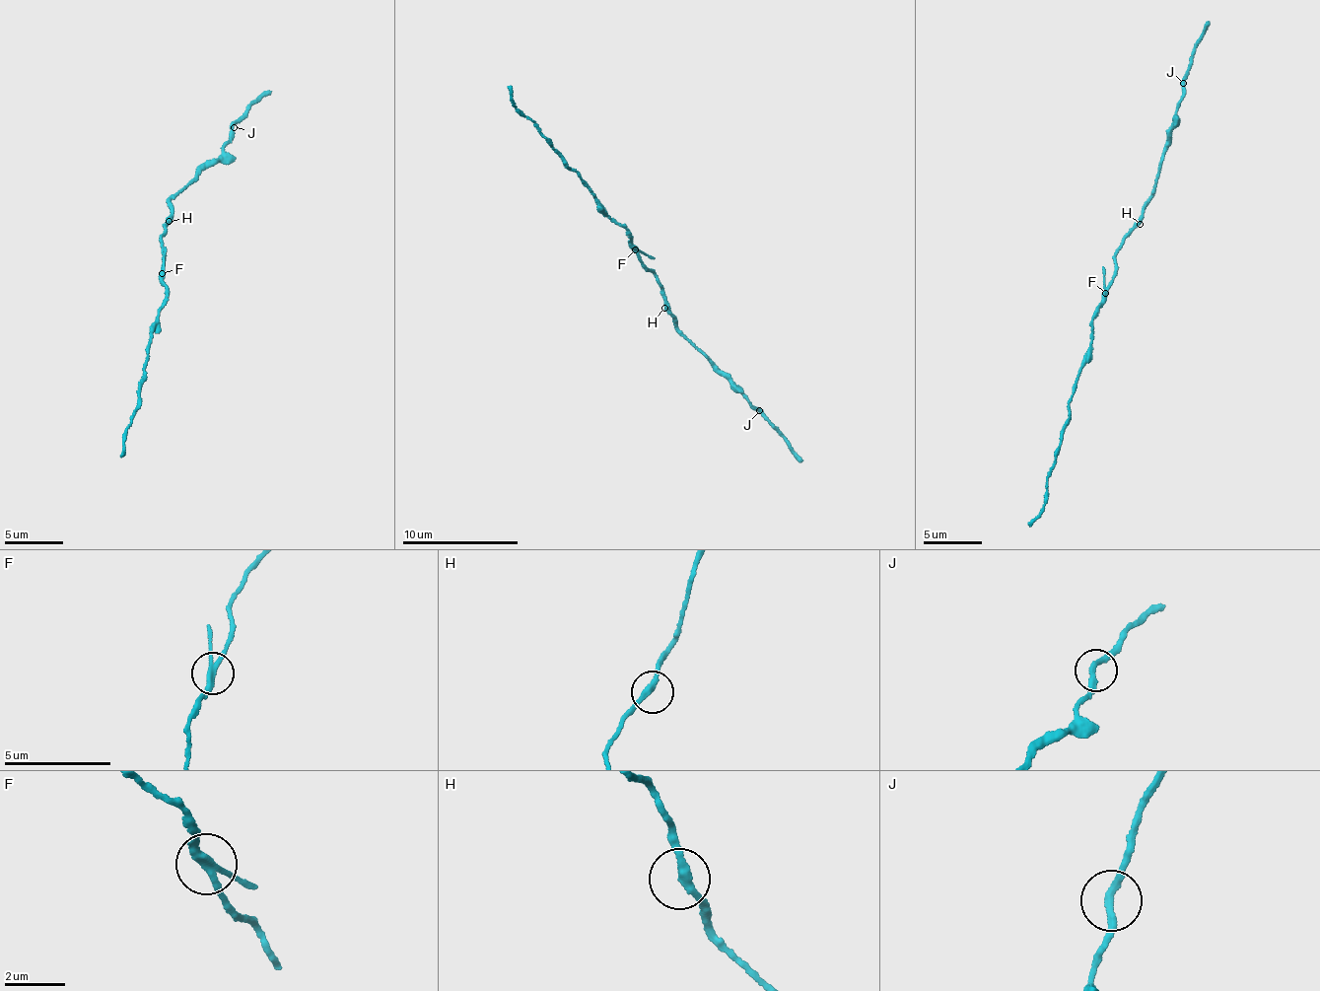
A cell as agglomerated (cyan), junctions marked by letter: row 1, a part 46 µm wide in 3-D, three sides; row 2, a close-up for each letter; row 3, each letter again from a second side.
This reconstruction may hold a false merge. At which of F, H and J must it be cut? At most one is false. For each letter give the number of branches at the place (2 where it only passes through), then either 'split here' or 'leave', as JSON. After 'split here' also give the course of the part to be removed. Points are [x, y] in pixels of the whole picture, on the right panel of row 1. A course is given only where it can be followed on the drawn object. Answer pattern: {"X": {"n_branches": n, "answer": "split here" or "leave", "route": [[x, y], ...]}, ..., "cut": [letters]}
{"F": {"n_branches": 3, "answer": "split here", "route": [[1105, 292], [1069, 404], [1069, 423], [1057, 463], [1047, 479], [1044, 511], [1027, 525]]}, "H": {"n_branches": 2, "answer": "leave"}, "J": {"n_branches": 2, "answer": "leave"}, "cut": ["F"]}

